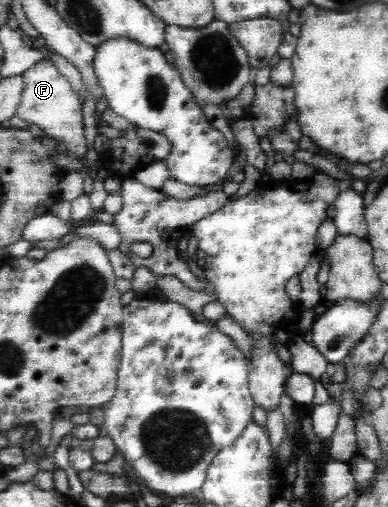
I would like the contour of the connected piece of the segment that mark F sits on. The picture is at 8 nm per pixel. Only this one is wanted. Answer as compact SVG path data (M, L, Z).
M48 60L36 62L23 72L23 90L21 100L17 104L16 115L29 123L34 130L41 131L62 142L75 158L83 158L87 154L87 145L83 136L83 102L81 96L72 89L67 77Z

